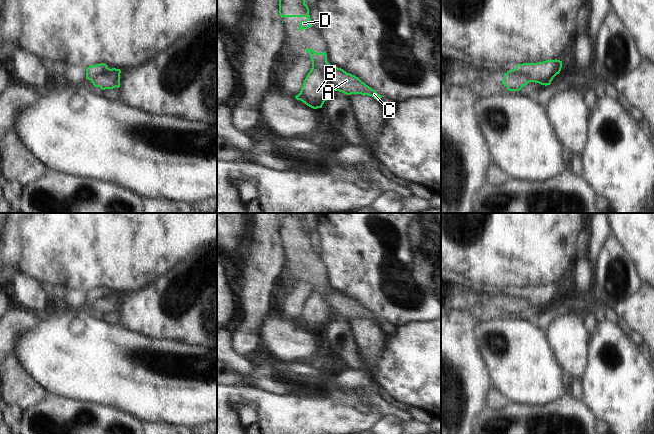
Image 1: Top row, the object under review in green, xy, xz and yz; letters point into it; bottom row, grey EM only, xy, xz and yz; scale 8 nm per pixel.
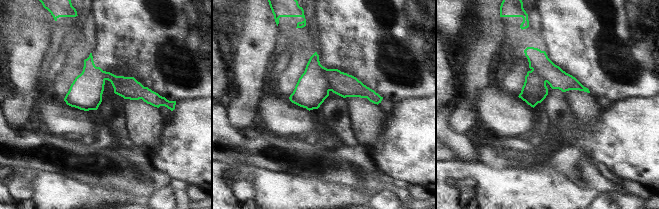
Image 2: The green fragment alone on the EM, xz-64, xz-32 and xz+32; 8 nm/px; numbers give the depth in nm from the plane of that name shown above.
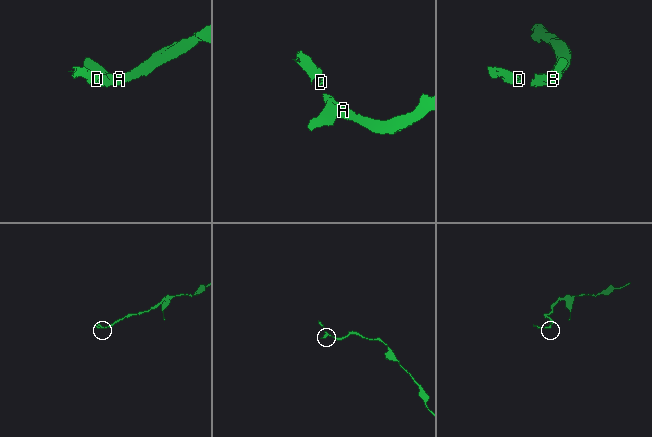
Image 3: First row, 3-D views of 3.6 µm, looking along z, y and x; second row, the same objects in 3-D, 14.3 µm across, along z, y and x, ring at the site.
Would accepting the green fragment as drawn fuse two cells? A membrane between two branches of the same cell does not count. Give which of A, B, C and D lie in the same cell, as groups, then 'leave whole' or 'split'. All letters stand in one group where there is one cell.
A C D / B | split

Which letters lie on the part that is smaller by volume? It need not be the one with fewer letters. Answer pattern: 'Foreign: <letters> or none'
Foreign: B

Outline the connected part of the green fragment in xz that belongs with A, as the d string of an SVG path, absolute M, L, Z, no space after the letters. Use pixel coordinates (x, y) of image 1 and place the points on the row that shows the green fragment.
M306 49L310 54L312 66L323 66L323 74L331 82L334 91L342 92L346 95L361 94L372 96L377 101L382 98L374 89L362 82L358 77L347 73L341 68L330 65L327 62L326 52L317 53L313 49Z

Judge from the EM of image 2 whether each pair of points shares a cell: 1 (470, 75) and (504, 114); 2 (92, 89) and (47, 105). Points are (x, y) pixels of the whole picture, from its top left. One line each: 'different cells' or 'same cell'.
1: different cells
2: different cells

